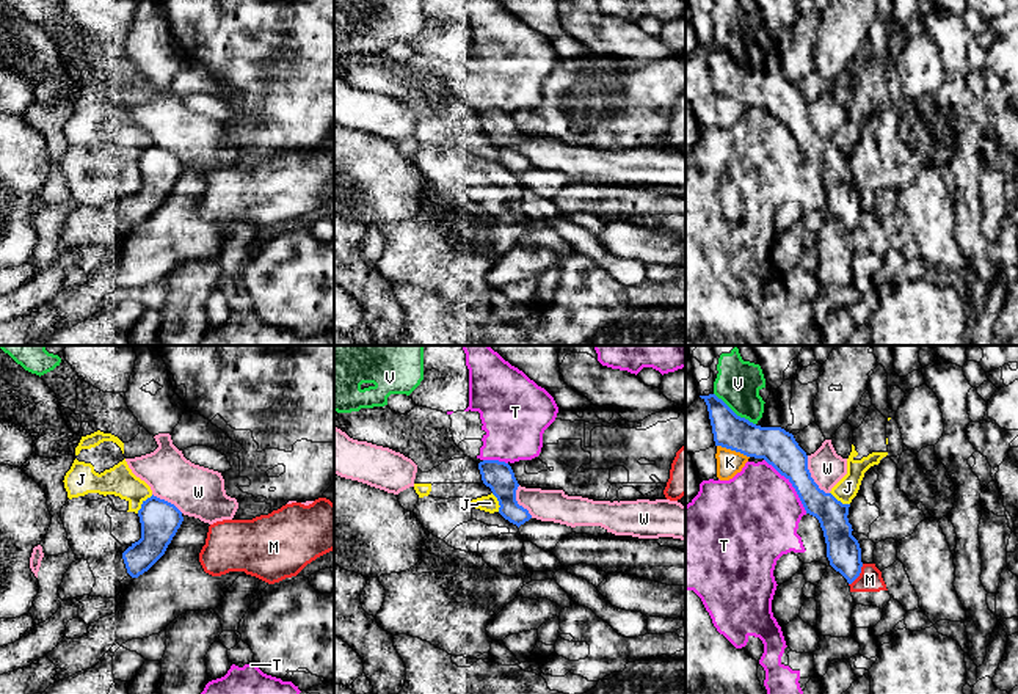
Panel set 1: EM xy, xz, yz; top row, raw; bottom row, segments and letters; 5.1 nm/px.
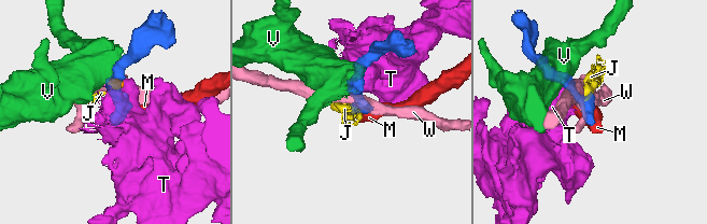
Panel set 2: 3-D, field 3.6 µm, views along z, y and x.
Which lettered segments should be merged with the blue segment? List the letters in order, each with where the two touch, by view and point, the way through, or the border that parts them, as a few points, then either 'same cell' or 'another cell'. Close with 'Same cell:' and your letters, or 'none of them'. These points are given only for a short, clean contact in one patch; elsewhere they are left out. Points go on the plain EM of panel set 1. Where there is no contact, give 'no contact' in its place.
J: contact xy (143, 151); border xy (152, 143), (137, 160); another cell
K: contact yz (733, 98); another cell
M: contact yz (858, 223); border yz (863, 212), (858, 223), (849, 233); another cell
T: contact yz (792, 134); border yz (764, 107), (791, 132), (807, 160); another cell
V: contact yz (733, 60); another cell
W: contact yz (810, 124); another cell
Same cell: none of them

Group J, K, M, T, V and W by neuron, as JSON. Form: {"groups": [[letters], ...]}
{"groups": [["J", "K"], ["M"], ["T"], ["V"], ["W"]]}

